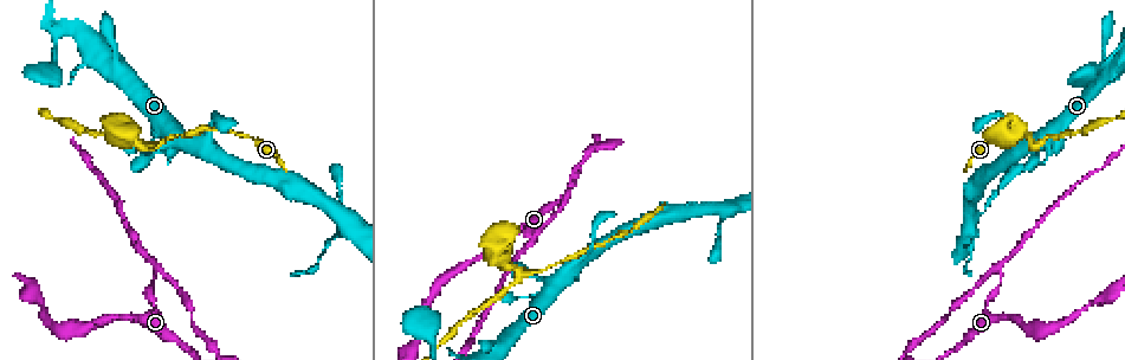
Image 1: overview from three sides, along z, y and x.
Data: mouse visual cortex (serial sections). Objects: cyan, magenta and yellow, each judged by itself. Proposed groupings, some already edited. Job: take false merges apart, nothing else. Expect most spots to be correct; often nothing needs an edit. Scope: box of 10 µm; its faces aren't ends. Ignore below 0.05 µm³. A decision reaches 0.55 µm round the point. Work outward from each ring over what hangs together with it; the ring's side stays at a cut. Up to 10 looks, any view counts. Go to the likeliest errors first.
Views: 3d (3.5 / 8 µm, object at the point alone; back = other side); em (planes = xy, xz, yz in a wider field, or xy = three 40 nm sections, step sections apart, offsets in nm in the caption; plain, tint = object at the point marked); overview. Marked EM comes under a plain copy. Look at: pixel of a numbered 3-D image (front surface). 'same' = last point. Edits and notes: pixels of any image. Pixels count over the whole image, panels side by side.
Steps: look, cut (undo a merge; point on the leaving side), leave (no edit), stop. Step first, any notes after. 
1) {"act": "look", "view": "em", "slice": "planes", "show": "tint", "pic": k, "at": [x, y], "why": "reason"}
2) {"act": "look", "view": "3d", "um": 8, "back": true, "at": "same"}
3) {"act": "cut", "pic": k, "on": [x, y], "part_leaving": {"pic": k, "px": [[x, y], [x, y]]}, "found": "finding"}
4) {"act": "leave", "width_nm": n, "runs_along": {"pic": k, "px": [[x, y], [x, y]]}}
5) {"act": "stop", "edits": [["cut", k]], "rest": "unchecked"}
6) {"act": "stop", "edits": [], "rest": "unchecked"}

{"act": "look", "view": "em", "slice": "xy", "step": 1, "show": "tint", "pic": 1, "at": [1000, 269], "why": "sharp bend"}

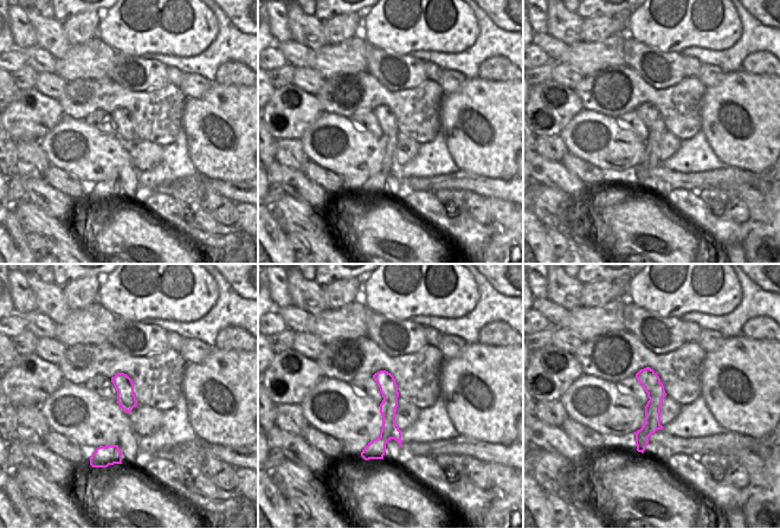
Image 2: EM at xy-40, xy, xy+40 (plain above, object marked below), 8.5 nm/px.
{"act": "look", "view": "3d", "um": 3.5, "at": "same", "why": "see where the arms go"}

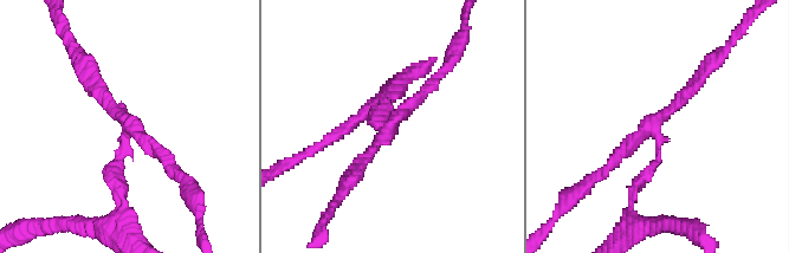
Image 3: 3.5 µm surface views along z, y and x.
{"act": "cut", "pic": 3, "on": [342, 189], "arms": 3, "arm_widths_nm": [150, 150, 150], "border": {"pic": 2, "px": [[384, 398], [388, 398], [395, 408]]}, "found": "a second cell is stuck on"}

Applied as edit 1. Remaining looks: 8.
{"act": "look", "view": "overview", "why": "see it whole again"}

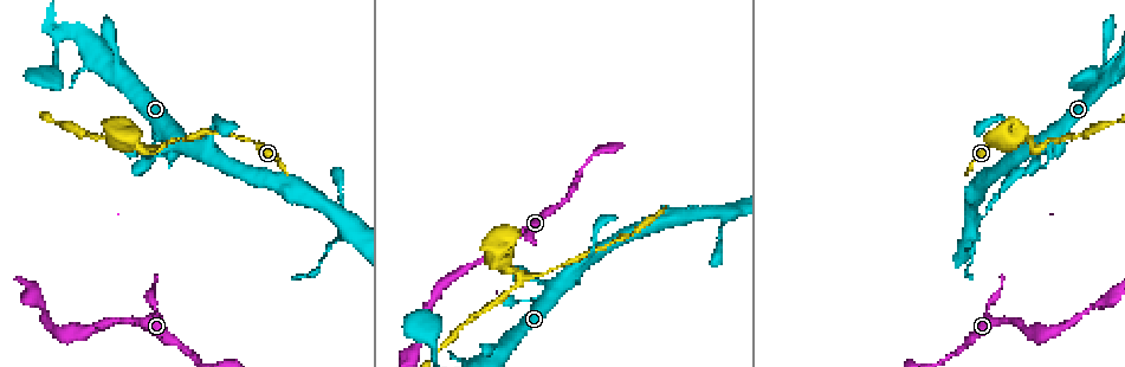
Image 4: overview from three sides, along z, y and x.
{"act": "look", "view": "3d", "um": 3.5, "pic": 4, "at": [1020, 139], "why": "arms part here"}

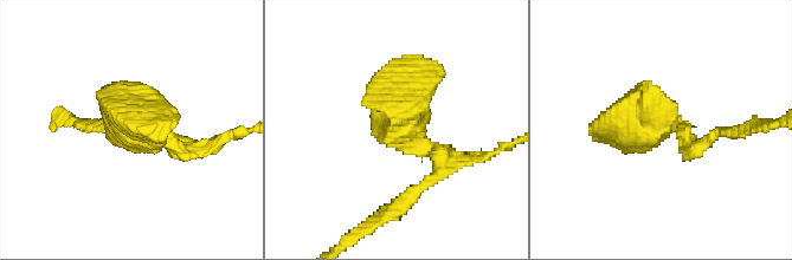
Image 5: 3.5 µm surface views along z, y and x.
{"act": "look", "view": "em", "slice": "xy", "step": 2, "show": "tint", "pic": 5, "at": [407, 125], "arms": 3, "arm_widths_nm": [150, 300, 350], "why": "now the EM"}

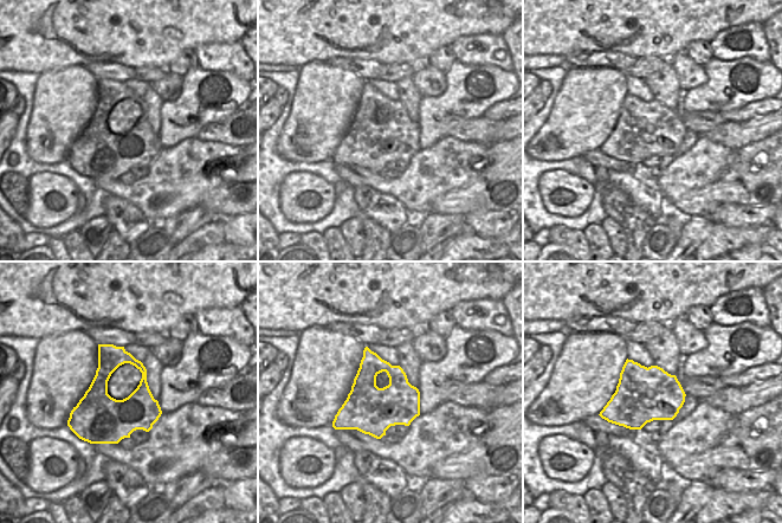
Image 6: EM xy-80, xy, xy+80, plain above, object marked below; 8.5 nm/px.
{"act": "leave", "found": "continuous, no second cell"}

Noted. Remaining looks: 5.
{"act": "look", "view": "3d", "um": 8, "pic": 4, "at": [593, 245], "why": "sharp bend"}

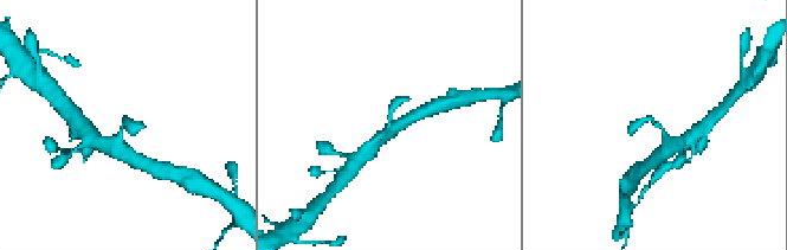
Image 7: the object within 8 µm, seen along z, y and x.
{"act": "look", "view": "em", "slice": "planes", "show": "tint", "at": "same"}

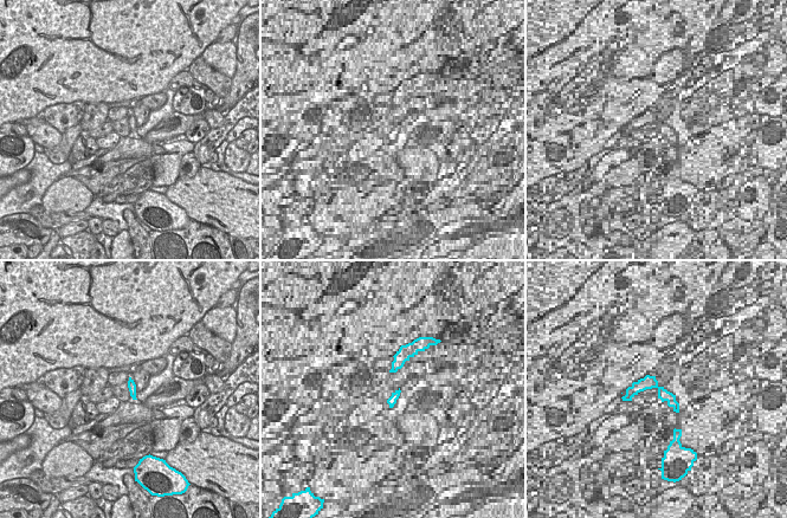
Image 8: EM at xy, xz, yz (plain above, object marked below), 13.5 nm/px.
{"act": "leave", "runs_along": {"pic": 7, "px": [[375, 142], [388, 132], [391, 108], [405, 100]]}, "found": "continuous, no second cell"}

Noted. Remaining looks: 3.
{"act": "look", "view": "3d", "um": 3.5, "back": true, "pic": 4, "at": [115, 58], "why": "thin neck"}

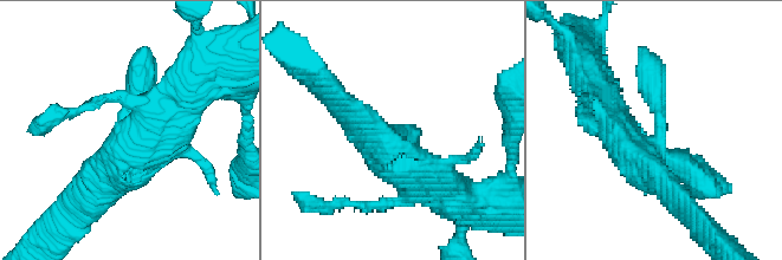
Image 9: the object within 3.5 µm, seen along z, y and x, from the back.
{"act": "look", "view": "em", "slice": "xy", "step": 1, "show": "tint", "pic": 9, "at": [657, 126], "why": "need the tissue"}

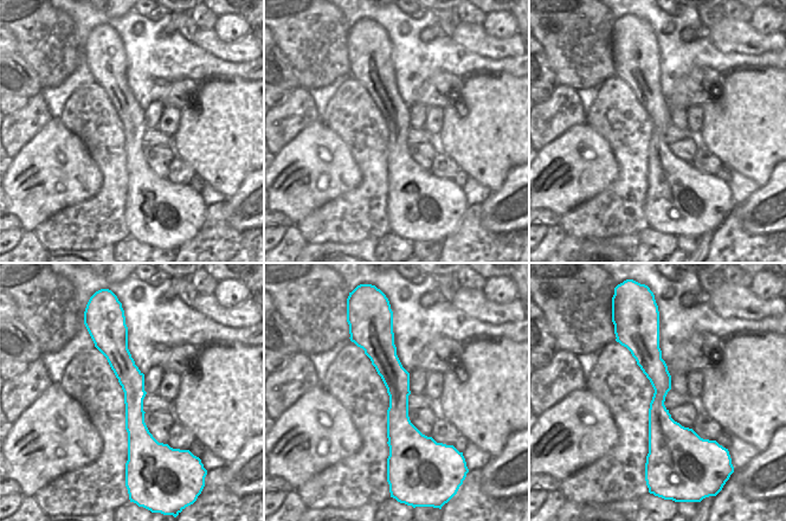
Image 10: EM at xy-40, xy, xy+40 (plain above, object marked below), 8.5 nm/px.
{"act": "look", "view": "em", "slice": "xy", "step": 3, "show": "tint", "at": "same", "why": "cut it another way"}

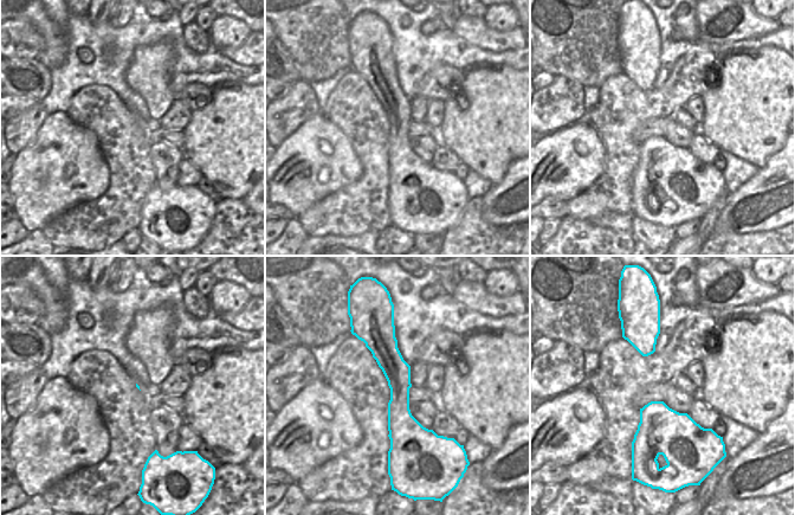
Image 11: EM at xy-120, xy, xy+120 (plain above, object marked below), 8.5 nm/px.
{"act": "leave", "width_nm": 220, "runs_along": {"pic": 11, "px": [[388, 327], [407, 450]]}, "found": "continuous, no second cell"}

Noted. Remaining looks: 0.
{"act": "stop", "edits": [["cut", 3]], "rest": "unchecked"}

